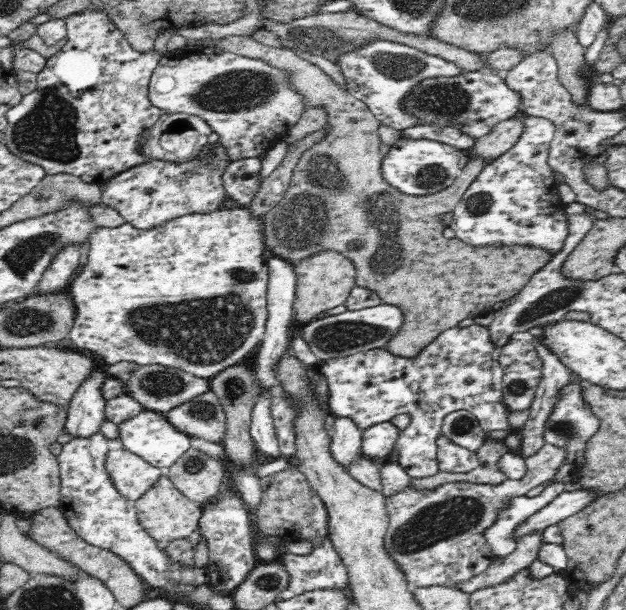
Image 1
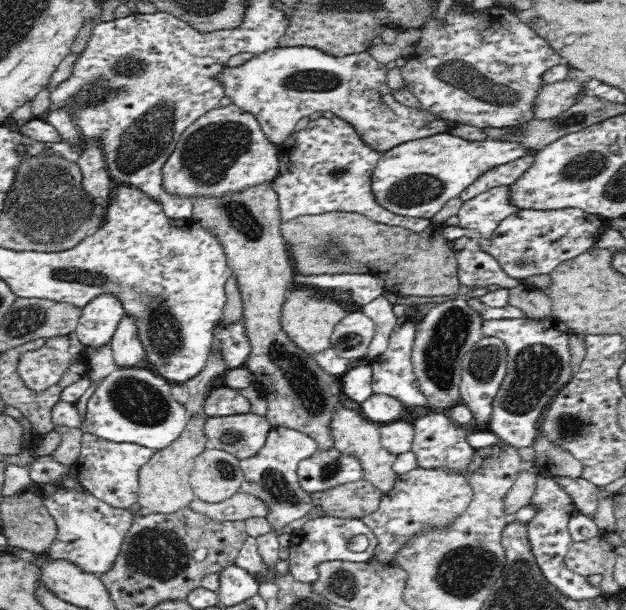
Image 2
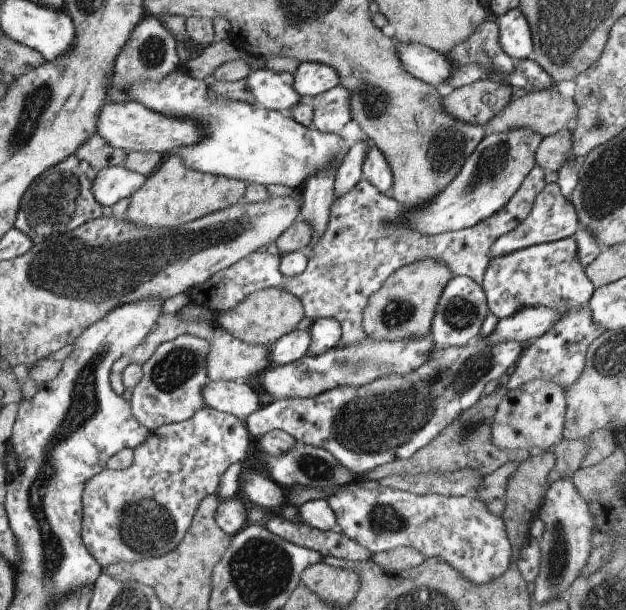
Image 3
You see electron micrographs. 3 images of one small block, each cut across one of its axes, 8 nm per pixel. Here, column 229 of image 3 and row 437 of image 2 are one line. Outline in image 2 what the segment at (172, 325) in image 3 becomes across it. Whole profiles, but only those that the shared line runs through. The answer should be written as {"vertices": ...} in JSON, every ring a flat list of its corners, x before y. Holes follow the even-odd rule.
{"vertices":[[341,406,336,409,335,415,329,424,329,434,332,435,333,443,336,449,346,455,354,455,360,459,362,463,362,479,374,484,383,493,390,492,394,488,394,484,398,475,394,473,394,462,396,455,388,452,381,443,381,432,379,431,380,423,373,423,358,413,356,410]]}

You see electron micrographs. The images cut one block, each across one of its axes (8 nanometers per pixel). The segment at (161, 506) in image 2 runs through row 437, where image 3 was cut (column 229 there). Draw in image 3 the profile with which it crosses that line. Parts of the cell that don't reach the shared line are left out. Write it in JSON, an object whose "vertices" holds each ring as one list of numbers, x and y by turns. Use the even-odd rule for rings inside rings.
{"vertices":[[172,153,164,157,160,166,147,177,144,186,132,195,124,220,140,228,175,228,234,206,247,190,248,185,242,180,198,172,188,168,180,156]]}

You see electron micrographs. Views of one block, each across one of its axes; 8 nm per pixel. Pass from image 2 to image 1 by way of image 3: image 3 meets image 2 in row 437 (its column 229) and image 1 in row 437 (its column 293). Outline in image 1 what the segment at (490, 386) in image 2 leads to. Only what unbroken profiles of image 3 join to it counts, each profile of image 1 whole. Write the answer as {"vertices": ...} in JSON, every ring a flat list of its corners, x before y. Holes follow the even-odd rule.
{"vertices":[[442,434,437,438,436,444,436,463,439,471,470,472,480,464,477,453,454,444]]}

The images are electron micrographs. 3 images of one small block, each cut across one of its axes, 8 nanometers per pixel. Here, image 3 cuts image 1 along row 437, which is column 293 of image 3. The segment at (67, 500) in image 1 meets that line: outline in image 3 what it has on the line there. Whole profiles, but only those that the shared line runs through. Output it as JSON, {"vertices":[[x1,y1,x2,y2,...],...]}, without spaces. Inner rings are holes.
{"vertices":[[254,70,246,77,246,86,258,108,280,111,305,100,294,90,294,74,286,71]]}

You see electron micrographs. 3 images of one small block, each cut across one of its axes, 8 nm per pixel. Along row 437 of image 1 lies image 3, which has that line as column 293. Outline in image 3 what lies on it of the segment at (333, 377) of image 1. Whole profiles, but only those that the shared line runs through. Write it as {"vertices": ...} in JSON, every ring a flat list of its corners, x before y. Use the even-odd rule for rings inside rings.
{"vertices":[[480,335,461,347,436,347,432,350,428,362,422,364,422,368,406,376,384,376,360,388,338,386,314,398,280,399,250,414,245,420,246,428,254,441,260,438,265,429,284,430,301,444,325,448,340,462,340,466,361,477,377,466,393,460,410,458,417,450,430,444,448,424,452,424,462,412,466,412,478,402,484,386,490,380,499,380,508,368,512,368,518,362,525,347,525,343,514,341,490,346,487,342,480,342]]}

